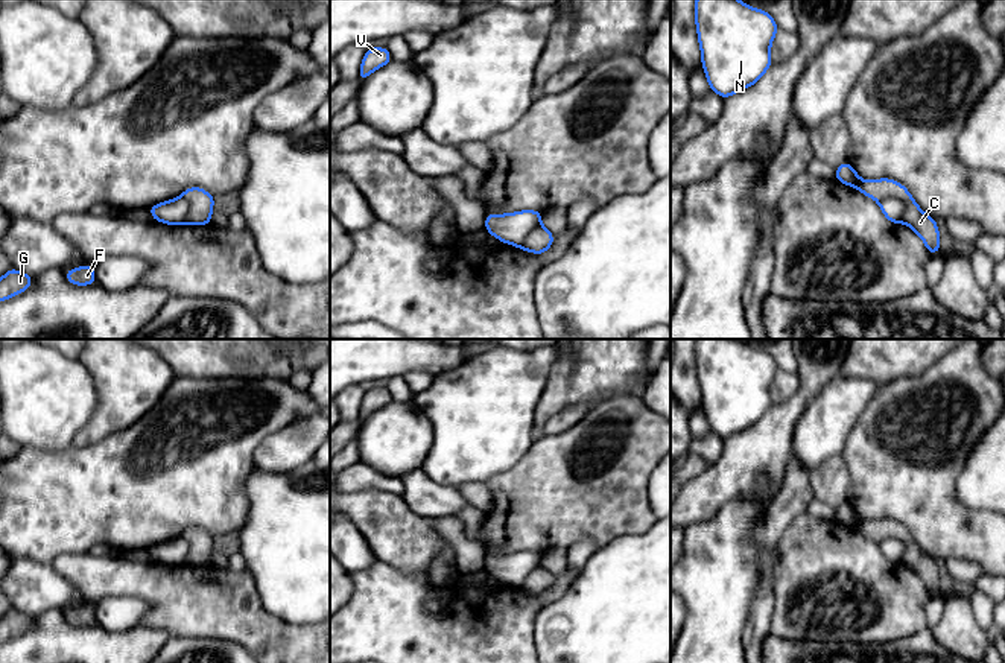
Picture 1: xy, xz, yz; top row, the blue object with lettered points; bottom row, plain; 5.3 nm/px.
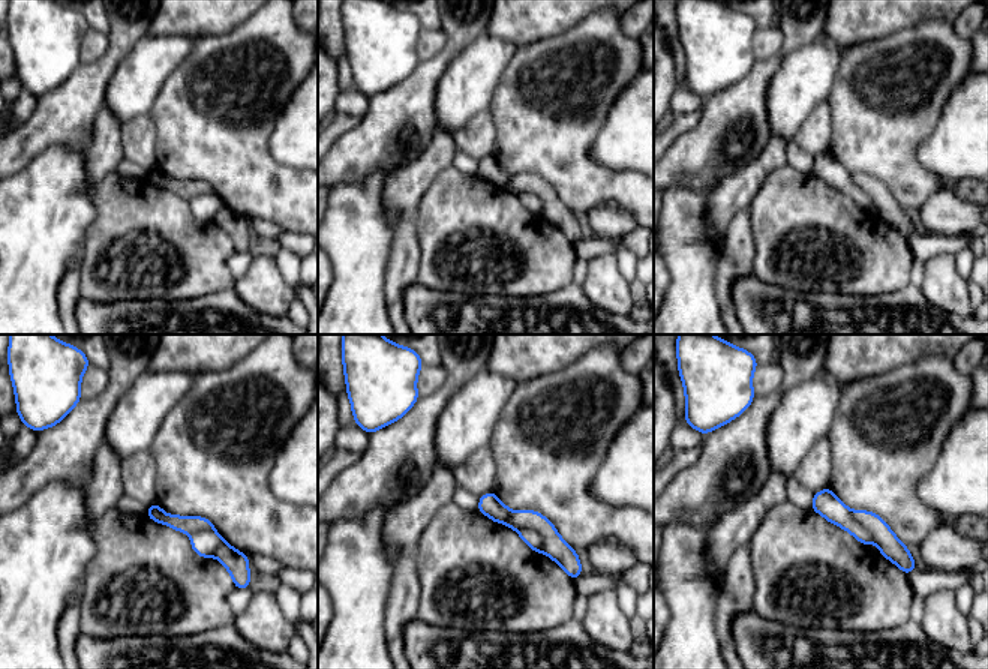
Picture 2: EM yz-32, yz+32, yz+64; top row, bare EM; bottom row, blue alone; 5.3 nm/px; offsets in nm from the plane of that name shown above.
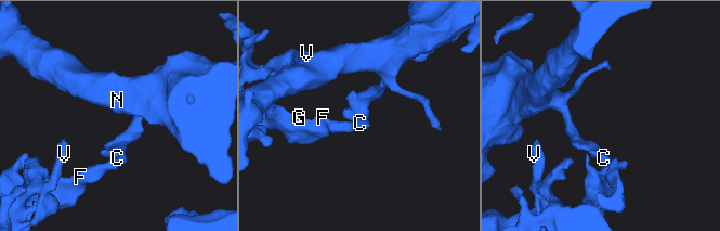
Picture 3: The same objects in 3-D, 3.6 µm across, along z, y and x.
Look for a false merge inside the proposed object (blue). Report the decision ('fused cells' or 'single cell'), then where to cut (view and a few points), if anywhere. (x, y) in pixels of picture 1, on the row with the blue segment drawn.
fused cells | yz (878, 198), (899, 198), (905, 204), (903, 221)

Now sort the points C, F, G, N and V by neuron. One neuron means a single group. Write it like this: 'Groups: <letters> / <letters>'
Groups: C F G V / N

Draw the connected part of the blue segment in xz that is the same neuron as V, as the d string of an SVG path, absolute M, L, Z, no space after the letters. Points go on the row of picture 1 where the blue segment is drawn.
M373 47L365 52L359 68L359 81L363 82L373 71L392 61L386 47Z

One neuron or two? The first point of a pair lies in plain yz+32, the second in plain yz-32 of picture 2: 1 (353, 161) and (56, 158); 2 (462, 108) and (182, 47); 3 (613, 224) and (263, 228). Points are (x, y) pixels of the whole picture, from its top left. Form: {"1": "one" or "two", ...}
{"1": "two", "2": "one", "3": "one"}

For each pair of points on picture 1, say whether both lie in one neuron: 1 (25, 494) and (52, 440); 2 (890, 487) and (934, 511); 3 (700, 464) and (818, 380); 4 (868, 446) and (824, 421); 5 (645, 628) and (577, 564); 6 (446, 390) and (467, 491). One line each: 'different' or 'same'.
1: different
2: same
3: different
4: different
5: different
6: different

